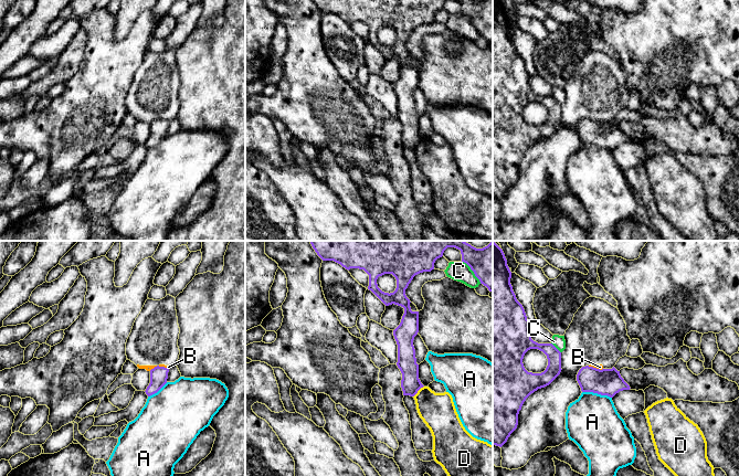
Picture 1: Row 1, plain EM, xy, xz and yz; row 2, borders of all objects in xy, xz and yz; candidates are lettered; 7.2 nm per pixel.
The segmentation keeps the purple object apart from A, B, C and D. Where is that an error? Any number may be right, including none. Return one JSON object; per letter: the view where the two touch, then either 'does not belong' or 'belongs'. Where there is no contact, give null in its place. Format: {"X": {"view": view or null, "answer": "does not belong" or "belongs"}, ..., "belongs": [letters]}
{"A": {"view": "yz", "answer": "does not belong"}, "B": {"view": "xy", "answer": "does not belong"}, "C": {"view": "xz", "answer": "does not belong"}, "D": {"view": "xz", "answer": "does not belong"}, "belongs": []}

